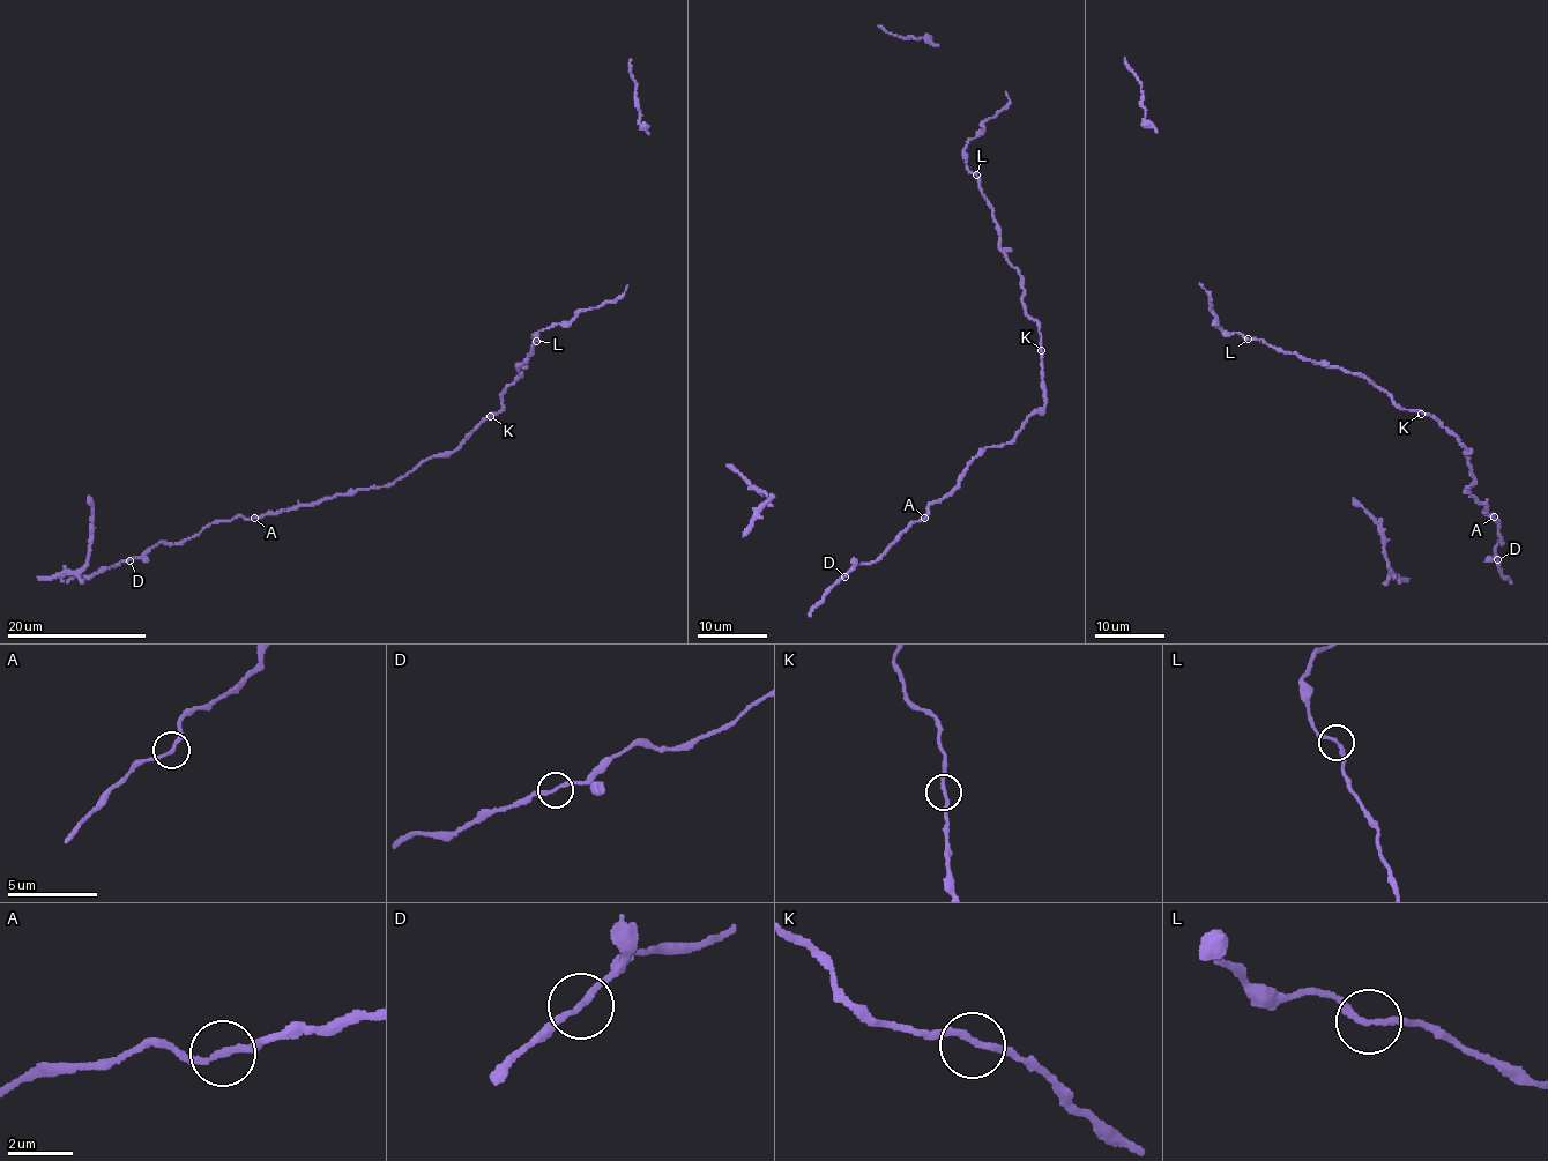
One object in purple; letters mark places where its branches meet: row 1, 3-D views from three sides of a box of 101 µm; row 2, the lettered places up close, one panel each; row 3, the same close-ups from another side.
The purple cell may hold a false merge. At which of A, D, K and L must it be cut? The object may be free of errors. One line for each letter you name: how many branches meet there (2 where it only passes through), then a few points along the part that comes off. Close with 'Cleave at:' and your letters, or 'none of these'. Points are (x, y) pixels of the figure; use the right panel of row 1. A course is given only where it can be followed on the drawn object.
Cleave at: none of these

